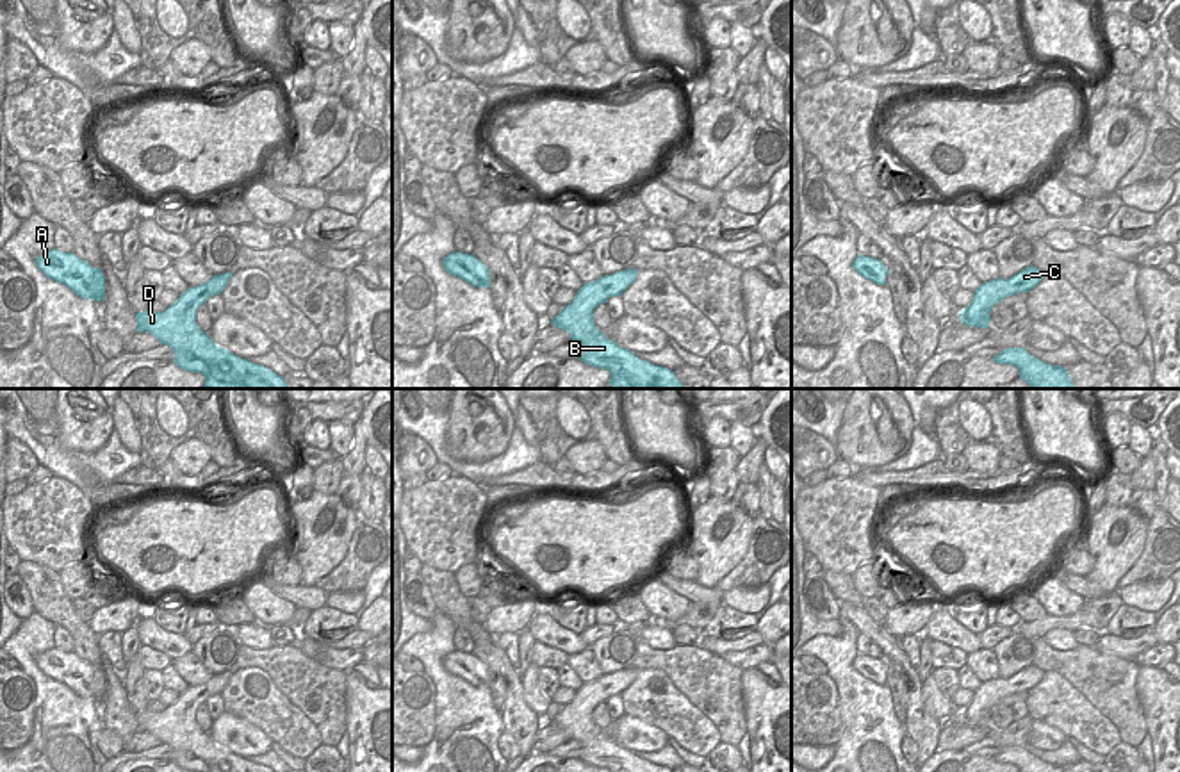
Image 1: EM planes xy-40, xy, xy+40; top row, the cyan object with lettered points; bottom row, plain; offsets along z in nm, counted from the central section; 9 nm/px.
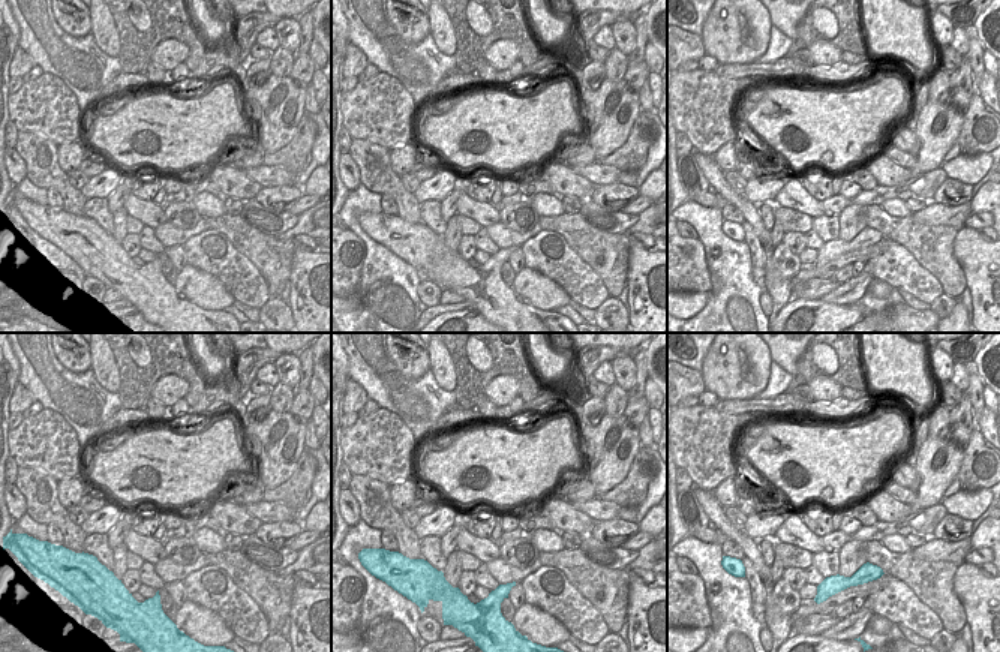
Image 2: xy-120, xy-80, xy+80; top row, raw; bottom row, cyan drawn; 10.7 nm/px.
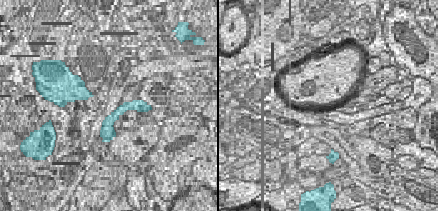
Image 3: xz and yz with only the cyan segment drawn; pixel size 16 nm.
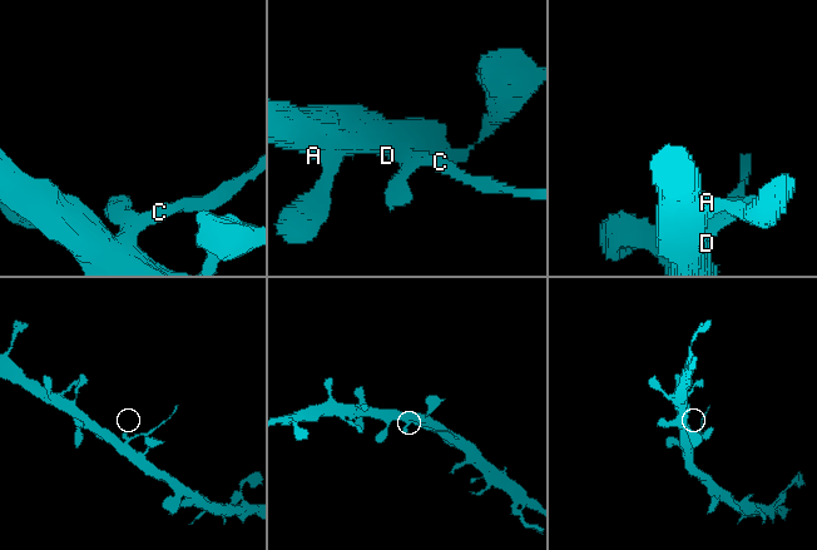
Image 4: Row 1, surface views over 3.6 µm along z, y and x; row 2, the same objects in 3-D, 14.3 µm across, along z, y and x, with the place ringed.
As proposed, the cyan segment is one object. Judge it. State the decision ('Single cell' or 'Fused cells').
Fused cells.

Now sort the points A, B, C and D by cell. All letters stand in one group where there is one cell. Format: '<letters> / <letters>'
A B D / C

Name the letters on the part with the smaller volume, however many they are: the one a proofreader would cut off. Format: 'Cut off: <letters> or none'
Cut off: C

